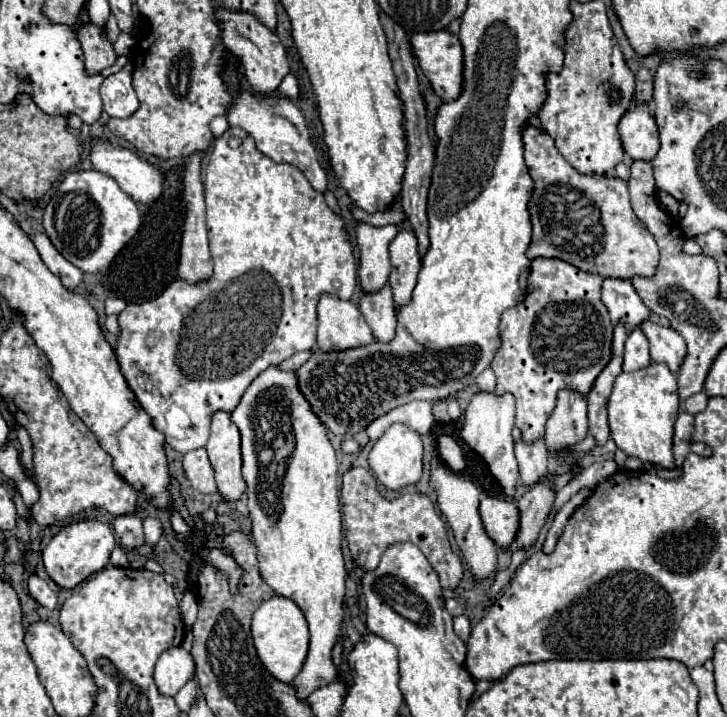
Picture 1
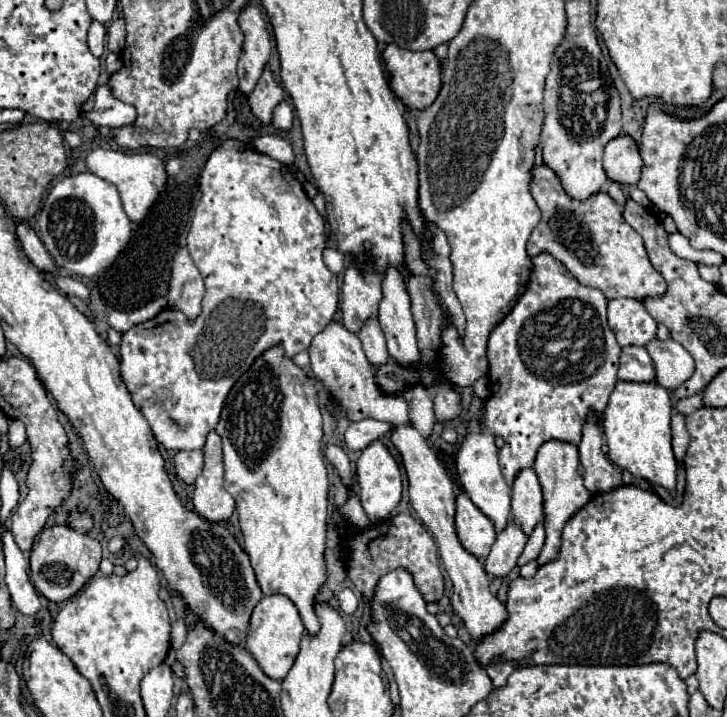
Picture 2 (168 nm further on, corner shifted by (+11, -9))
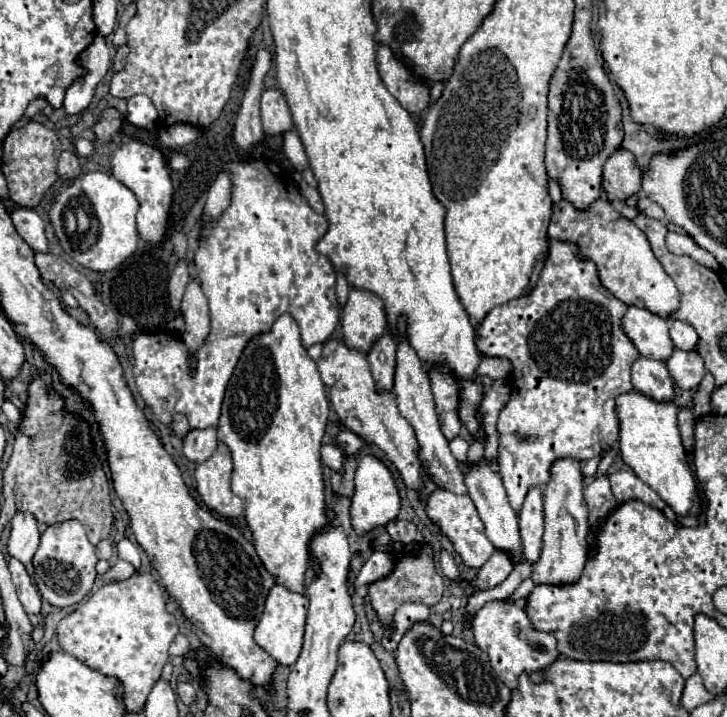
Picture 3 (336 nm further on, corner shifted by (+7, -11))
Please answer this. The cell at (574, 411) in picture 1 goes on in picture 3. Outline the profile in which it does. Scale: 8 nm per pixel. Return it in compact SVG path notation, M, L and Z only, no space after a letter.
M559 459L551 467L551 479L543 491L545 535L539 561L533 565L531 579L535 585L569 585L577 583L587 561L587 505L583 499L581 465L575 459Z

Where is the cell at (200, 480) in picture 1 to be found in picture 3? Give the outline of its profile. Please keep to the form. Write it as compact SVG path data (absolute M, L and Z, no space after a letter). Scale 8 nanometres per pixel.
M213 427L207 429L191 429L185 437L185 445L183 445L183 453L189 461L197 461L203 463L205 459L209 459L213 455L213 451L217 449L217 435Z

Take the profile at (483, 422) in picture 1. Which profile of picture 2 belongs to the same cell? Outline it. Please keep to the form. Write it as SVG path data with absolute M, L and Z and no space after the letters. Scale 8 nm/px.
M471 419L467 425L467 435L461 443L461 449L457 451L457 475L469 499L495 523L495 531L499 533L511 517L511 505L509 505L511 491L501 475L497 453L499 449L495 445L495 437L485 433L485 427L477 419Z

